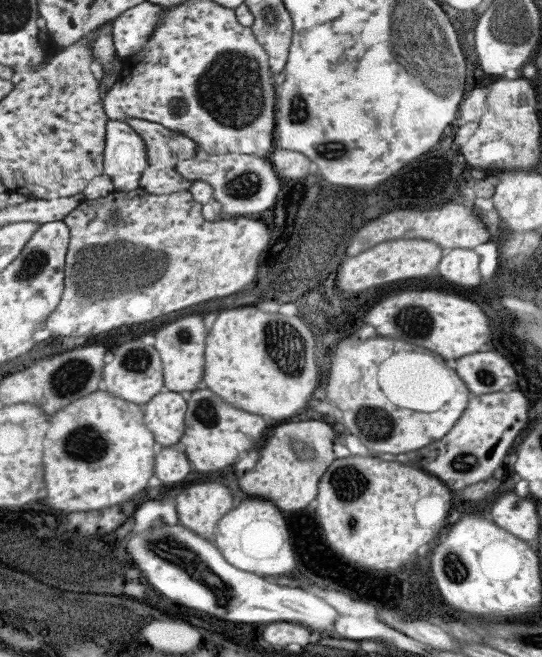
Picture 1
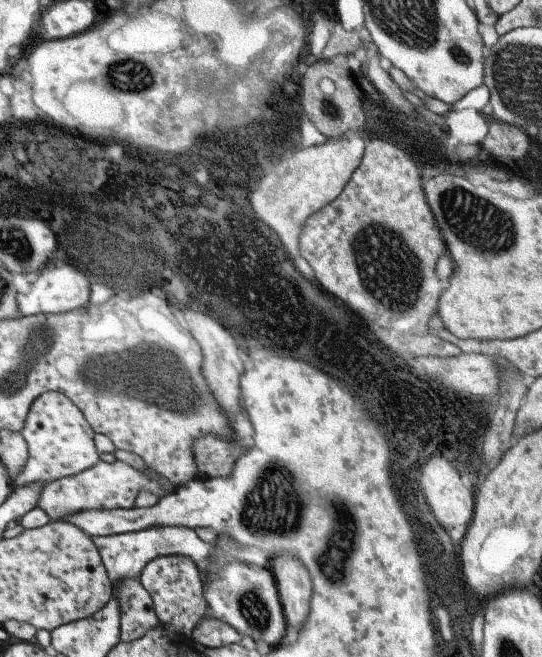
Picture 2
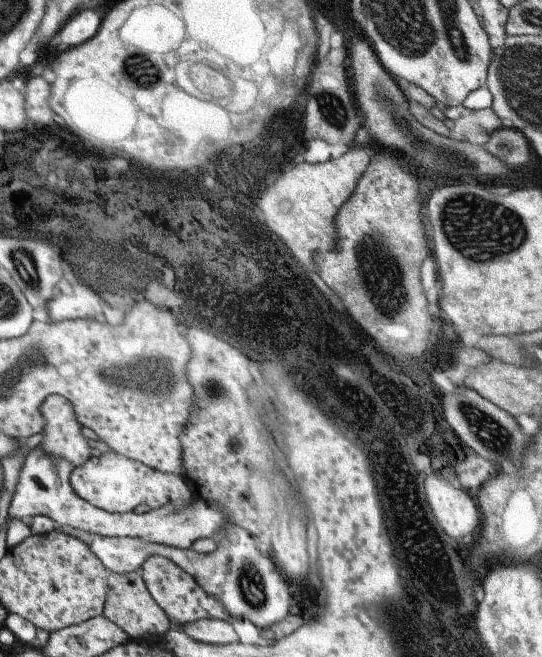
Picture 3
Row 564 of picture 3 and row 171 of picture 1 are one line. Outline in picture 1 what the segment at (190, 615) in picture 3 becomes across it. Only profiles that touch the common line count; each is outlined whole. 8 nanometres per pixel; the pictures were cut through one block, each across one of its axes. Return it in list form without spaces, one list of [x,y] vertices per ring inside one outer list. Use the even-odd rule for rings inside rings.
[[[129,117],[126,118],[126,122],[138,132],[138,135],[145,140],[146,144],[148,167],[142,174],[140,186],[151,194],[173,194],[182,190],[189,190],[192,181],[176,171],[176,166],[180,161],[200,155],[201,151],[198,144],[192,138],[155,121]]]

